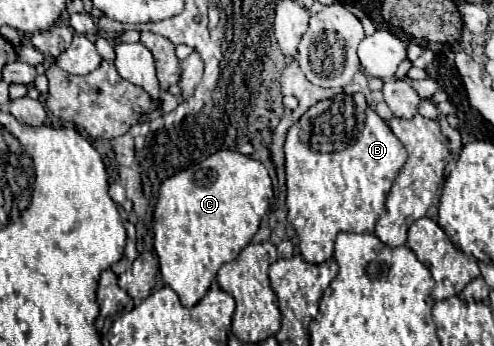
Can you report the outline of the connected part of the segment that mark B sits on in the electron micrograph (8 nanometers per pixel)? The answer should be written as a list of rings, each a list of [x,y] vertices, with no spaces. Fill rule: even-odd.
[[[334,95],[310,107],[298,123],[294,123],[284,143],[285,174],[288,197],[288,221],[298,235],[300,253],[308,263],[322,263],[332,257],[334,239],[340,231],[364,233],[374,231],[374,225],[384,211],[386,195],[406,161],[406,149],[390,131],[388,123],[368,107],[362,97],[362,107],[356,107],[354,95]]]

